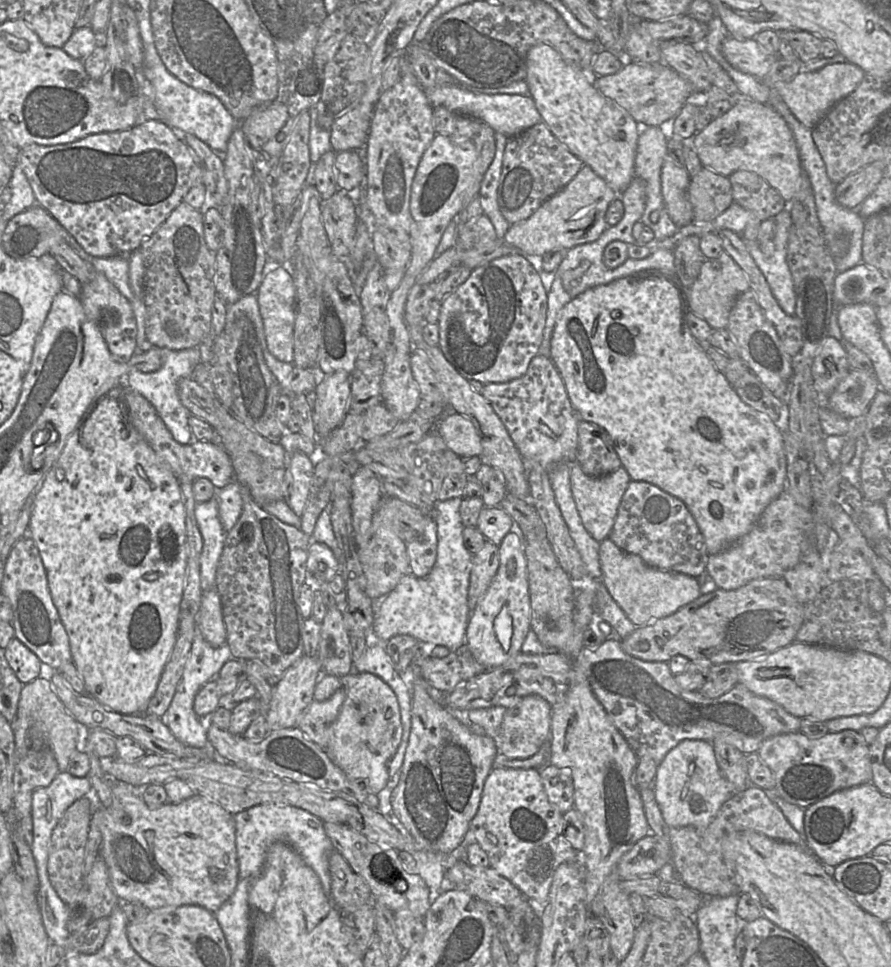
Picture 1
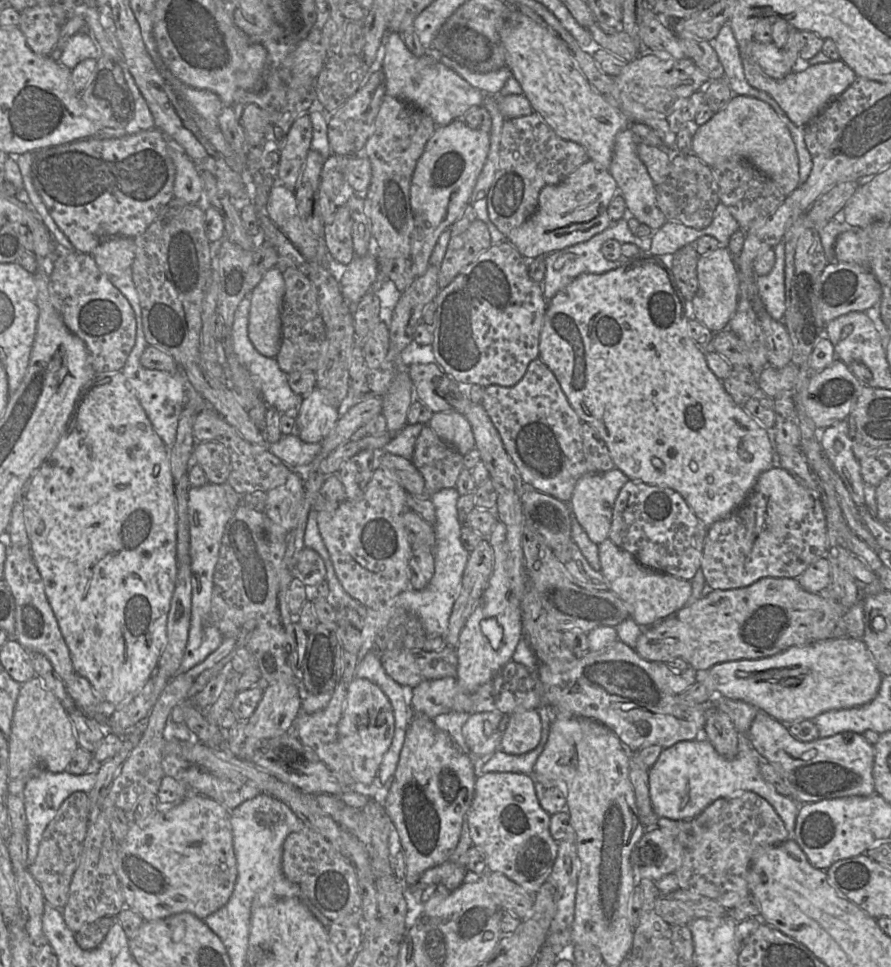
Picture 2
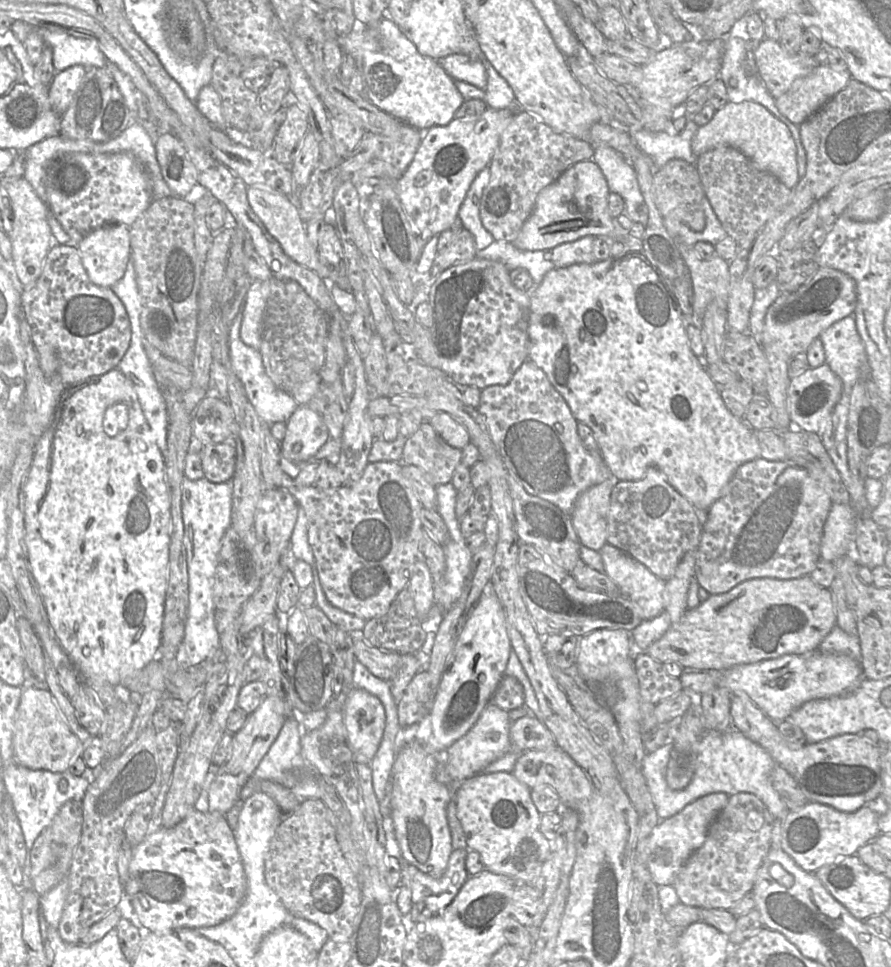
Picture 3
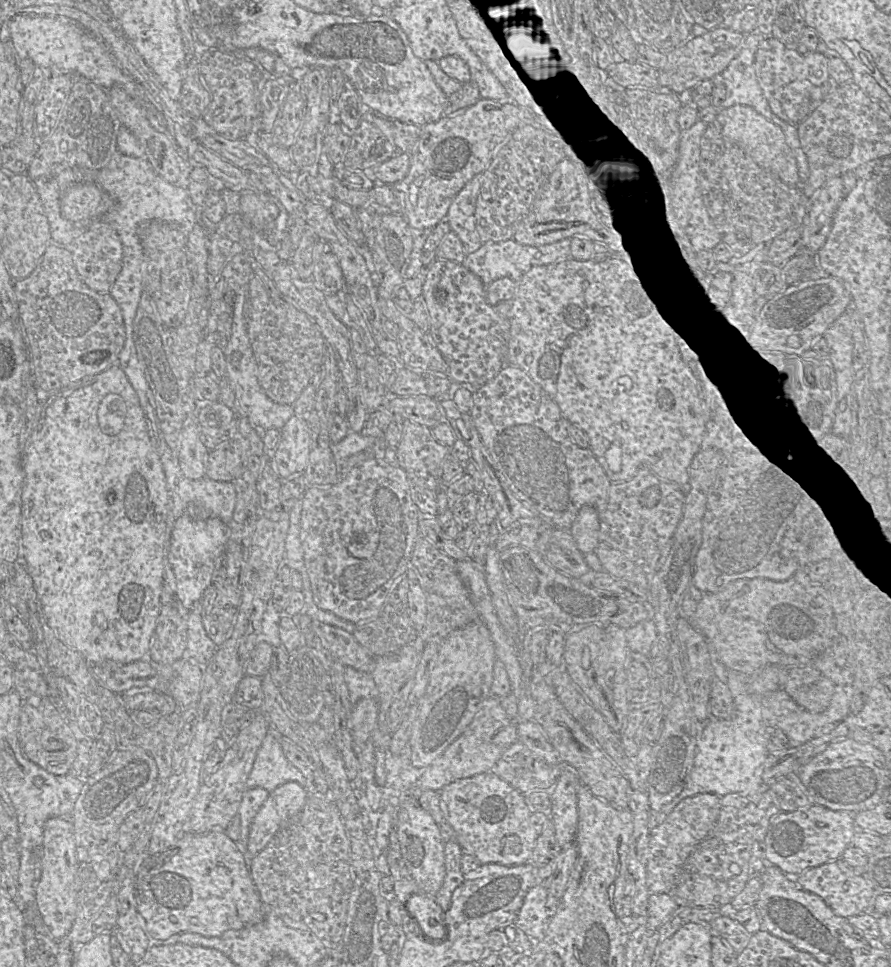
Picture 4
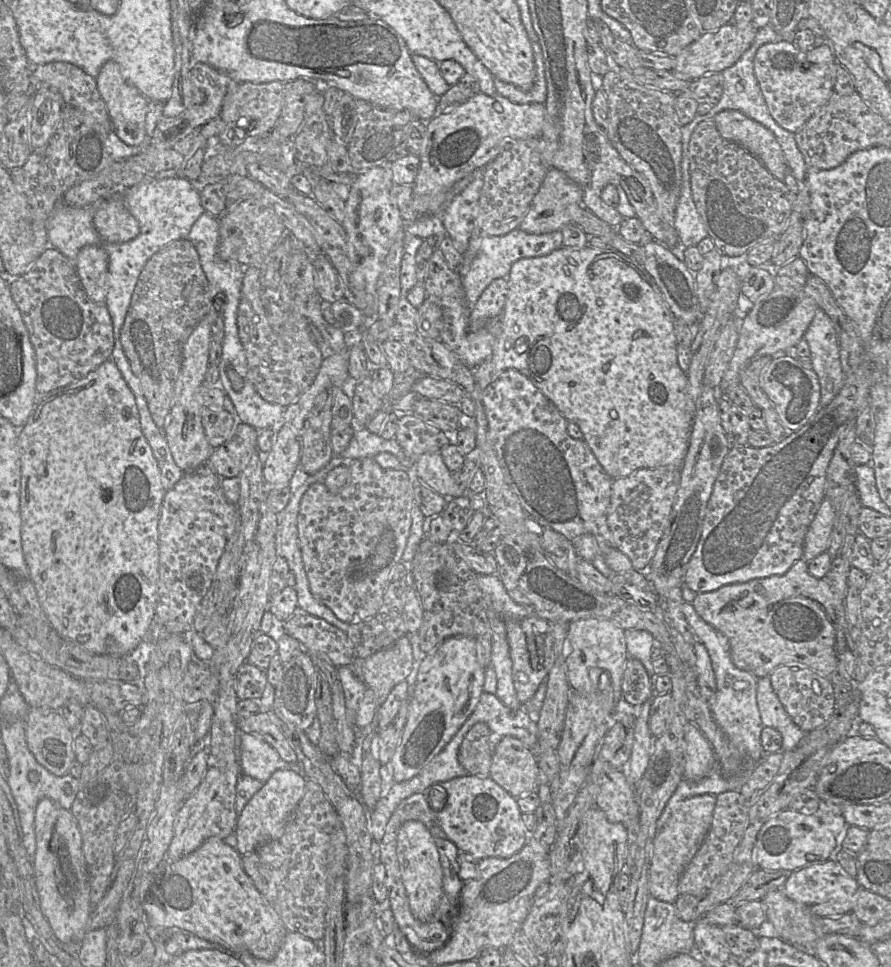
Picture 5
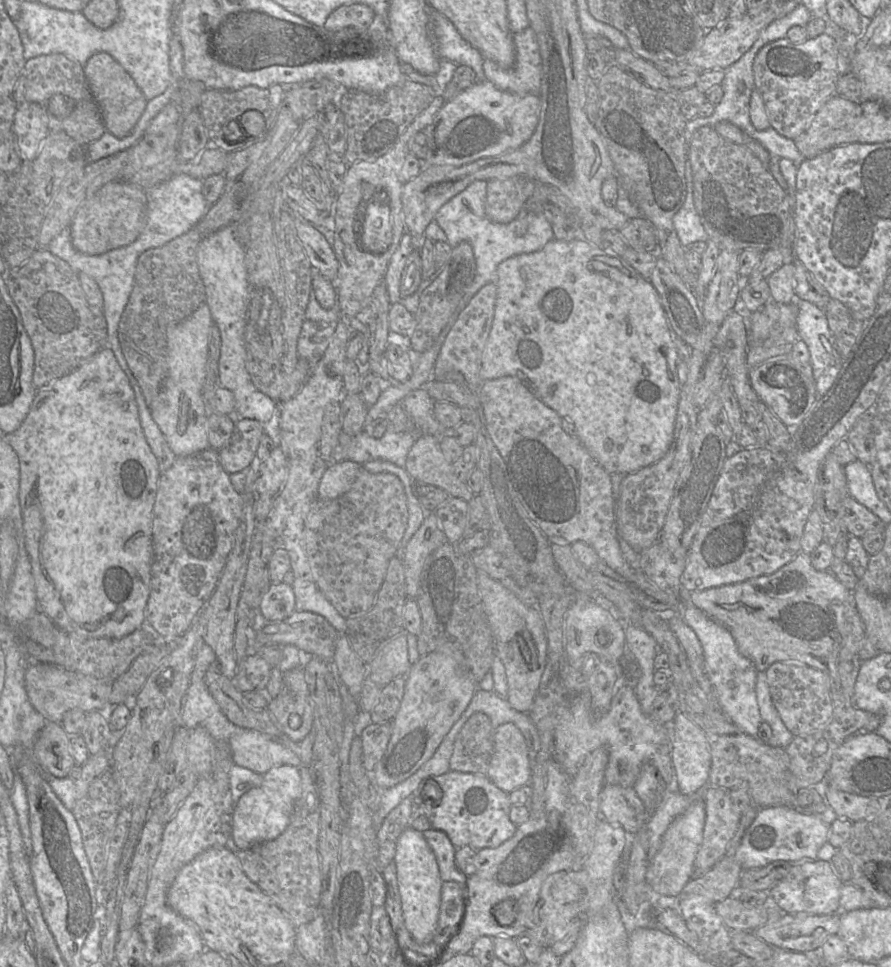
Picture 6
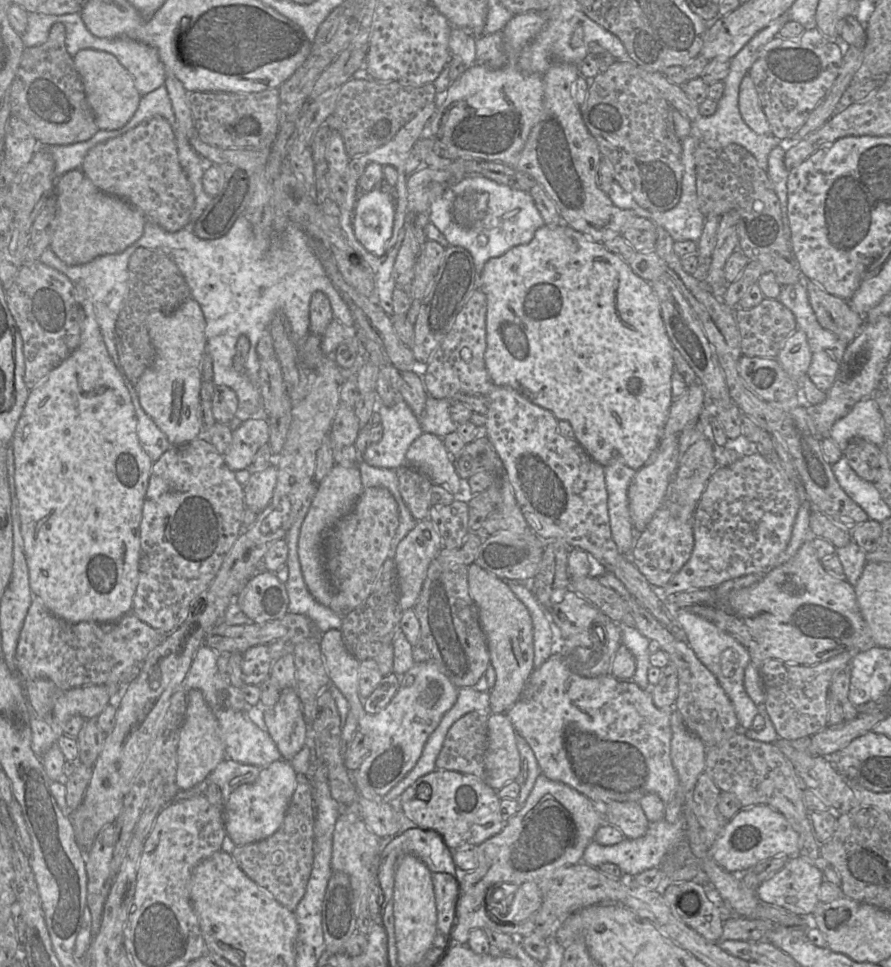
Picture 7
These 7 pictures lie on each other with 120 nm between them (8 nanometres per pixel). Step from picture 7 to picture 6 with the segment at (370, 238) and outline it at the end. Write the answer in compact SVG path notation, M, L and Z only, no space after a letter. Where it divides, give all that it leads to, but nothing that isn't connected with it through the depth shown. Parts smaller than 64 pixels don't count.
M372 200L366 206L360 244L373 254L385 252L392 241L392 225L389 205Z

